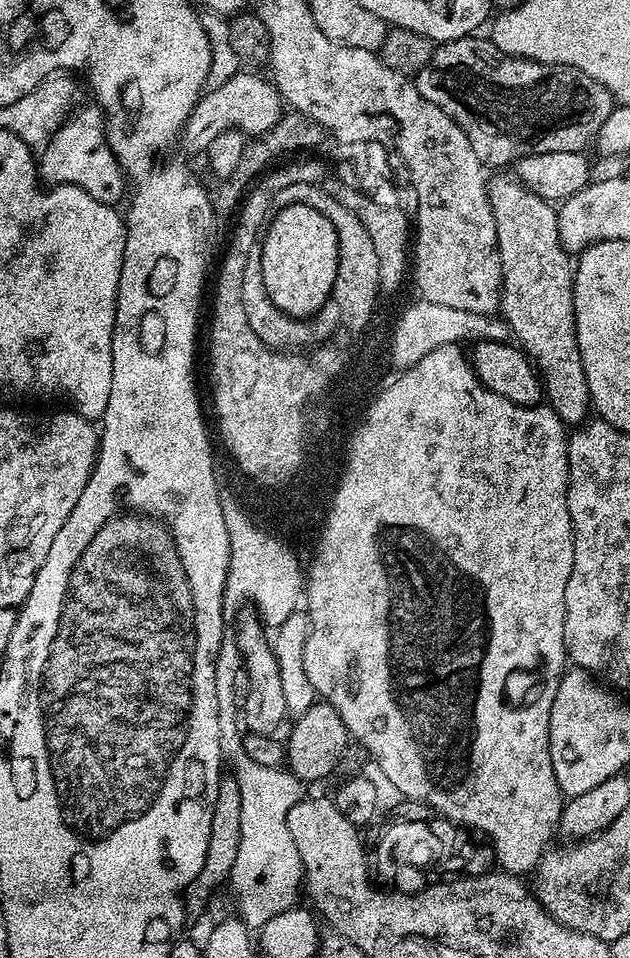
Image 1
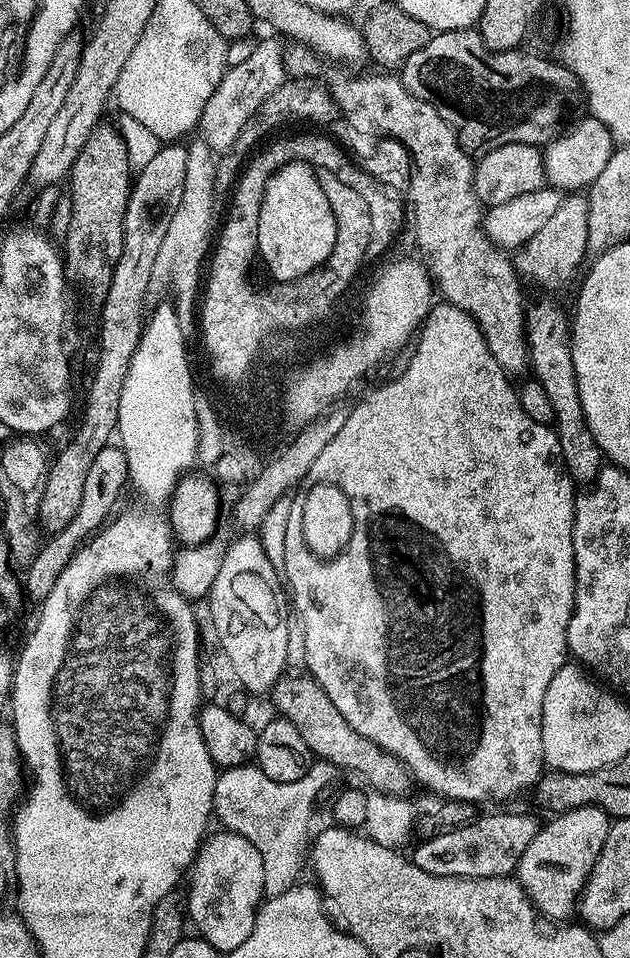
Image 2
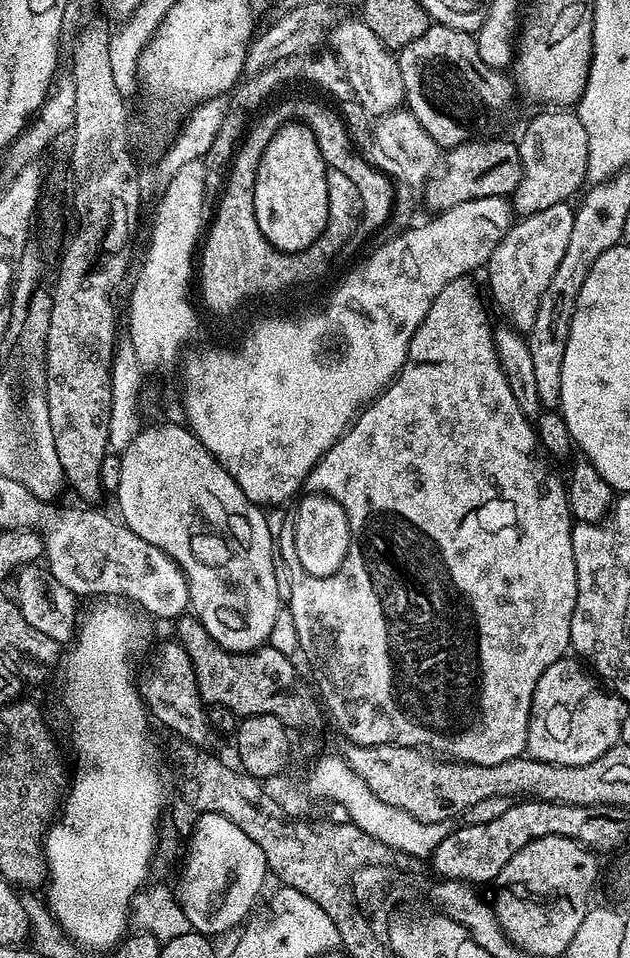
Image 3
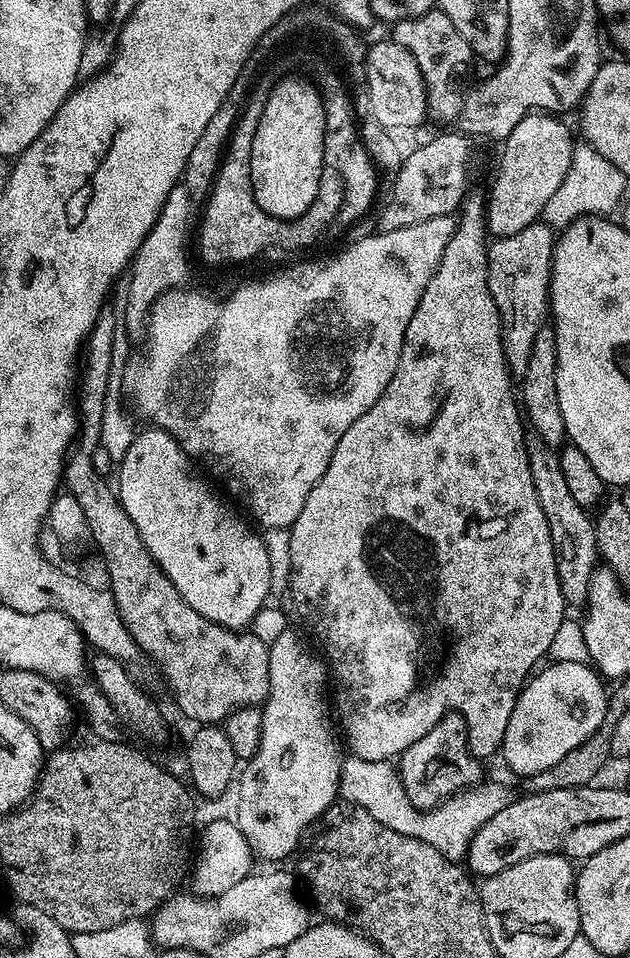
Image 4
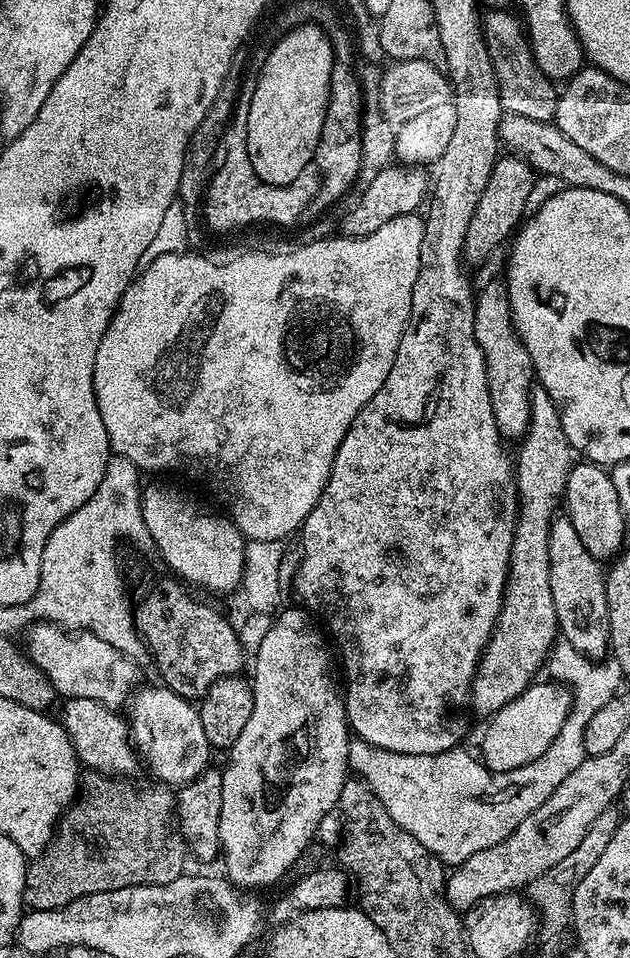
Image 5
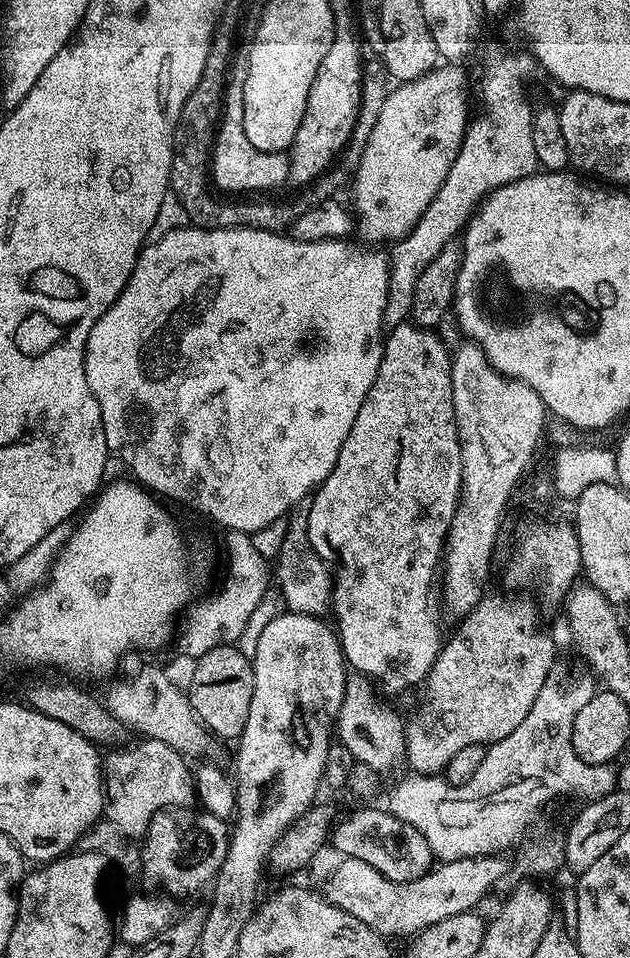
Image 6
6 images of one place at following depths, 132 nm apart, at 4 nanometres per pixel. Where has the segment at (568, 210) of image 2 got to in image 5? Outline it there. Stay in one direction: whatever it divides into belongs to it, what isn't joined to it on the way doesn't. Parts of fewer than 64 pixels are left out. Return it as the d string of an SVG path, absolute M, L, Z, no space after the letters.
M503 283L488 284L481 292L479 289L474 310L474 338L486 362L490 406L494 410L500 435L505 438L523 437L530 422L530 398L534 387L534 373L530 354L512 326L508 297Z

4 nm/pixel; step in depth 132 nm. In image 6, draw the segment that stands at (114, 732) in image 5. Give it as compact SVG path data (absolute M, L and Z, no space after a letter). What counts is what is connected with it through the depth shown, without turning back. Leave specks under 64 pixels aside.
M147 738L139 742L133 748L117 747L102 760L107 819L129 838L143 837L154 814L183 809L183 804L197 799L193 769L188 769L189 761L181 753L166 746L166 742Z

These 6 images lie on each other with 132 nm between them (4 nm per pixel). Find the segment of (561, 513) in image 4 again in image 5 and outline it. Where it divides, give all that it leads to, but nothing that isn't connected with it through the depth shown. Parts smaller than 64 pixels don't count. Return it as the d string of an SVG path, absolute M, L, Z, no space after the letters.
M566 516L553 519L547 552L550 554L550 592L561 637L579 653L592 659L603 659L610 648L603 565L586 550L573 523Z

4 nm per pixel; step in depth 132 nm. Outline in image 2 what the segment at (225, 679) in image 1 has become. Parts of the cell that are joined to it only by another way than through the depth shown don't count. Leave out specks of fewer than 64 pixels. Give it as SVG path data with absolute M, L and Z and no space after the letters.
M321 760L311 763L302 778L298 778L295 782L274 782L254 764L226 768L217 775L213 796L215 819L220 820L227 831L237 833L258 847L259 853L262 854L264 892L267 897L282 894L297 883L302 862L304 860L305 863L310 846L310 834L308 836L307 832L314 802L318 794L331 782L332 775L334 775L332 765Z

